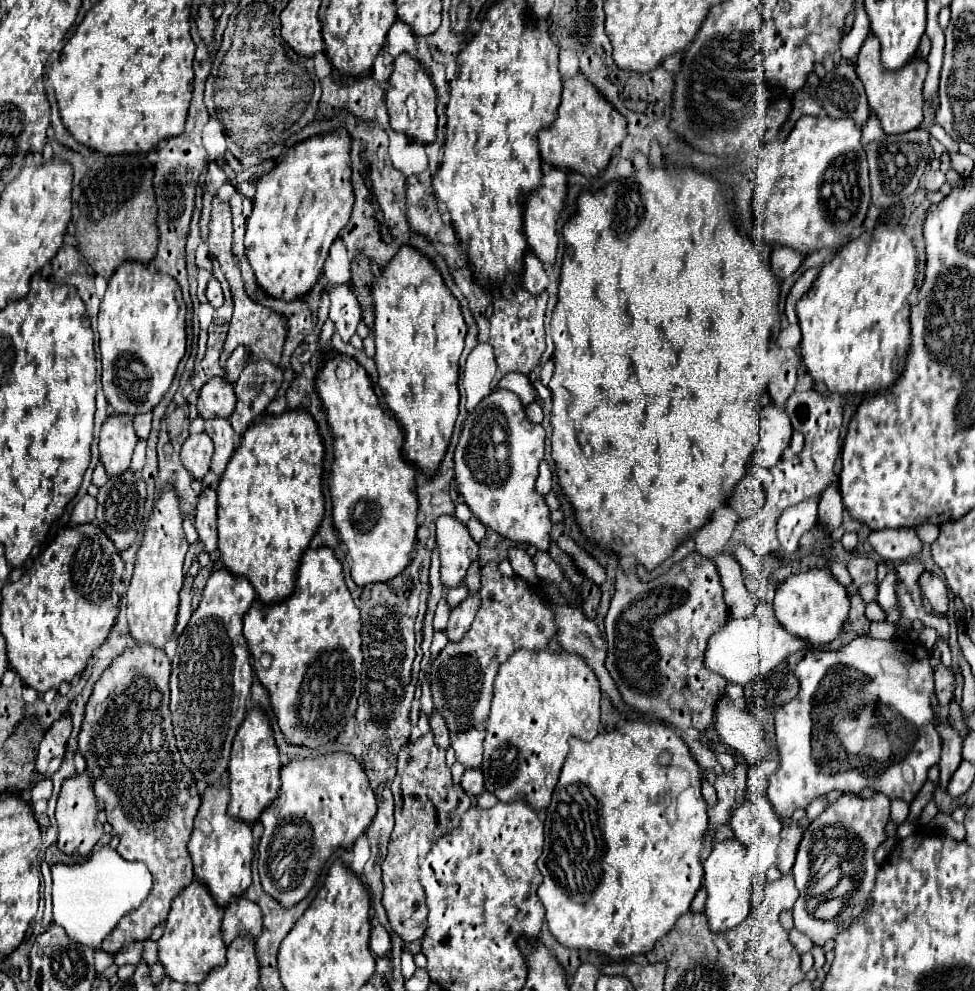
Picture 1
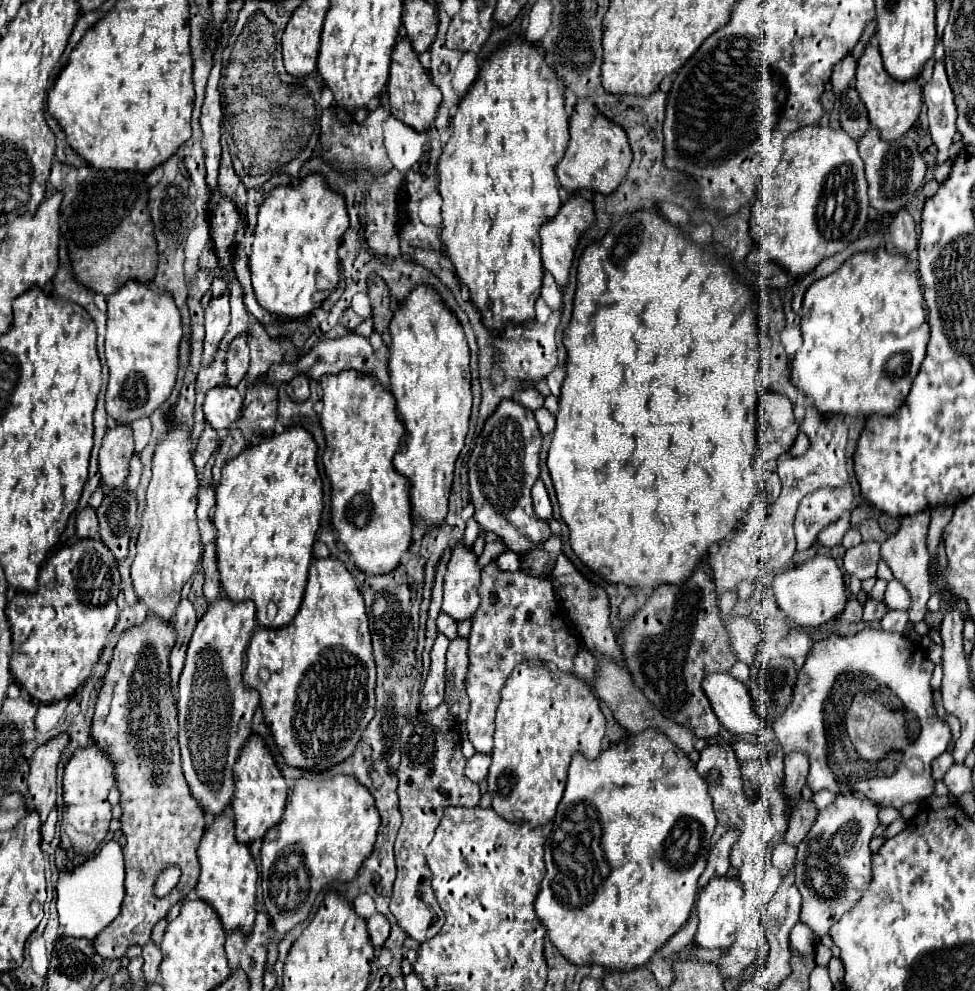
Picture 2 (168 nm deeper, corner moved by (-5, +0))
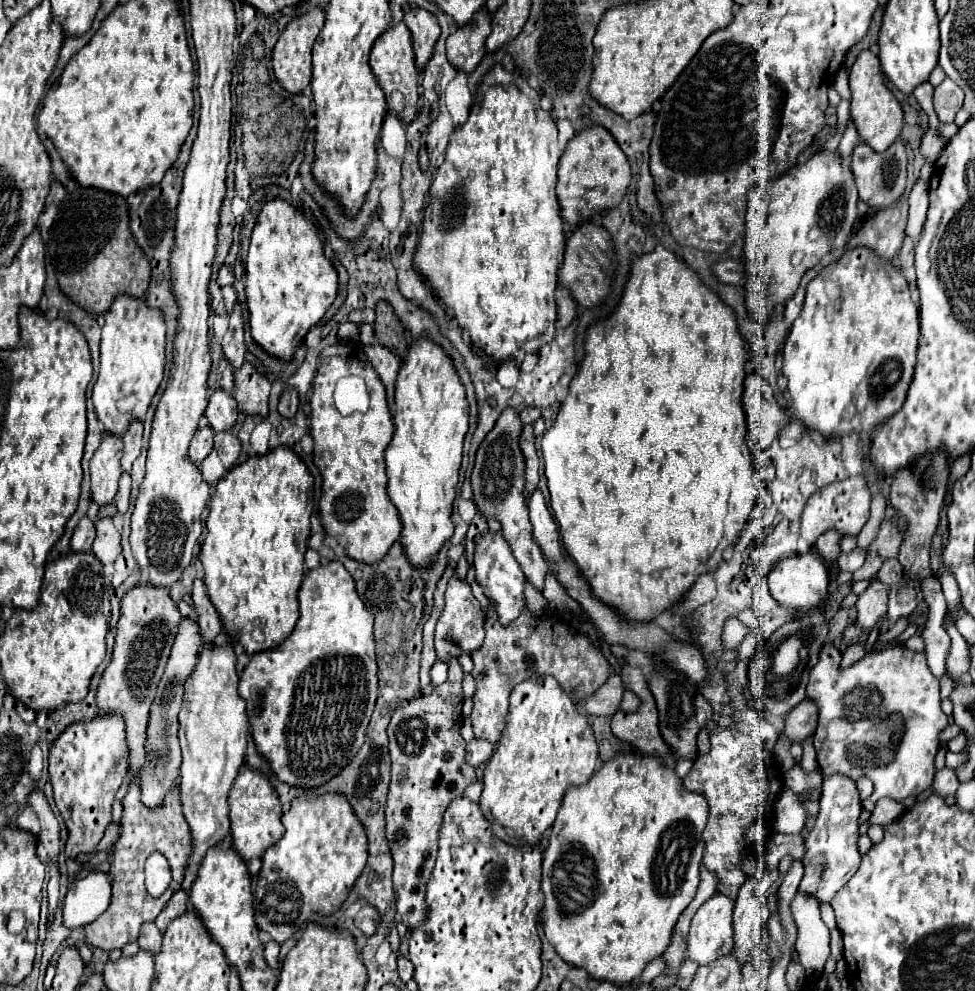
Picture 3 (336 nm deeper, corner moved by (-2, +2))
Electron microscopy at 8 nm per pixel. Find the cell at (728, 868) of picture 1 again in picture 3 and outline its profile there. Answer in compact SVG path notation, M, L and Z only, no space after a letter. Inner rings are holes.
M715 894L693 916L687 958L699 966L711 964L733 950L733 900Z

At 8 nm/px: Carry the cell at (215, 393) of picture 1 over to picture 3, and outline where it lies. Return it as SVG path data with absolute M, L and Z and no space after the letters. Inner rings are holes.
M215 390L211 394L205 416L215 432L229 432L235 426L237 416L239 416L235 398L225 390Z

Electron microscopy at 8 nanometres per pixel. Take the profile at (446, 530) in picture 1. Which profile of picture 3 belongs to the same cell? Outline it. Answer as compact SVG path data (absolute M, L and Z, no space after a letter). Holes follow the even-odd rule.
M453 576L449 580L447 592L445 592L445 610L443 610L443 616L439 618L437 630L435 630L437 658L447 662L449 658L459 658L461 654L471 654L477 648L481 648L483 638L485 638L485 630L483 630L481 606L475 600L475 596L471 594L471 586L463 580L459 580L457 576Z

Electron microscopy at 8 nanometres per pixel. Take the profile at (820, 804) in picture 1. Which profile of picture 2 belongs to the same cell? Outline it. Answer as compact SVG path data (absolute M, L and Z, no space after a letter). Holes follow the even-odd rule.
M816 792L812 796L812 802L816 804L816 810L824 810L824 808L832 806L834 800L836 800L836 794L832 794L832 792Z

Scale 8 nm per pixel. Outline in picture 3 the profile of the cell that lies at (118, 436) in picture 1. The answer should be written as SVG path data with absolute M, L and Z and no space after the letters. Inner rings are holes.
M105 434L101 446L95 450L89 468L91 468L91 500L99 506L111 504L117 494L117 480L121 476L121 452L123 438Z

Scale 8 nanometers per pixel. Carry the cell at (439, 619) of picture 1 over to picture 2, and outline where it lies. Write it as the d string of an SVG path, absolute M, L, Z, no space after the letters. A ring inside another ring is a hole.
M438 632L436 634L436 642L432 646L432 666L430 666L430 674L424 682L424 698L426 698L426 706L428 710L434 710L438 708L442 702L444 702L444 656L446 656L446 648L448 648L450 640Z

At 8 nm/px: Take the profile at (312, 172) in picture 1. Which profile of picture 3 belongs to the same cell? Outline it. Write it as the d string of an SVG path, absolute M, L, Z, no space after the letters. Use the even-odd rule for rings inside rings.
M275 198L267 202L257 218L257 224L251 234L251 244L245 262L247 282L247 308L249 308L249 328L253 340L271 356L289 362L295 356L295 350L303 344L305 334L325 316L329 306L337 296L337 272L329 258L323 256L323 242L317 236L317 224L313 218L305 216L289 202Z

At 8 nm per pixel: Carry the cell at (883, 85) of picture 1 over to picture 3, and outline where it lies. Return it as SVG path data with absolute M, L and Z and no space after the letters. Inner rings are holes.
M863 50L849 72L851 86L851 120L859 132L861 142L871 146L875 152L889 148L901 134L903 128L903 110L895 94L887 88L877 56L871 50Z

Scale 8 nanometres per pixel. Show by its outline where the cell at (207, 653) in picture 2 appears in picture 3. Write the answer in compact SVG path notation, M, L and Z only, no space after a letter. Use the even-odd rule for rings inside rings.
M233 640L225 646L205 644L199 652L195 672L185 682L185 700L179 714L179 740L183 752L179 796L183 804L183 816L191 828L191 862L199 864L211 846L217 846L229 834L229 806L227 794L237 778L241 764L245 762L249 722L245 712L245 700L237 694L237 670L235 670Z

